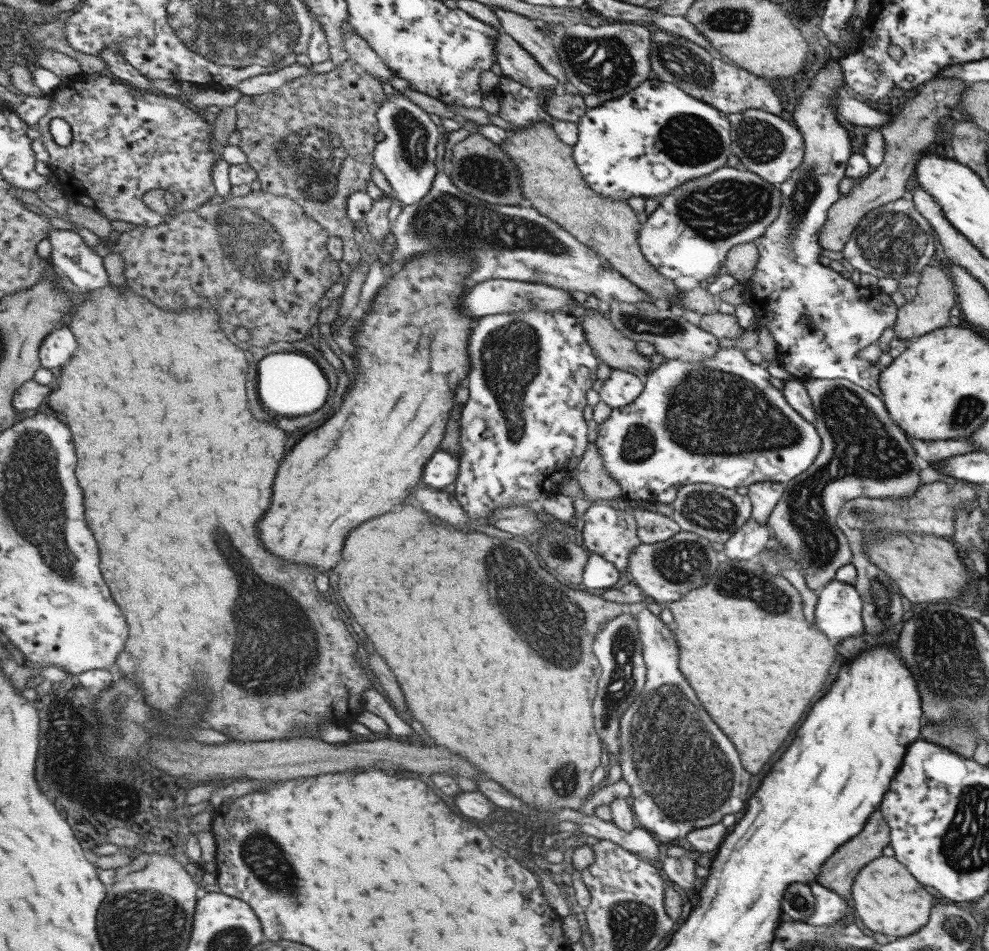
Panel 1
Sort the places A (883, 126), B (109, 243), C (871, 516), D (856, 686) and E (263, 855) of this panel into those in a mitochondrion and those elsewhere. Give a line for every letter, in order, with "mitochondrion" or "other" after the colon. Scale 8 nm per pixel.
A: other
B: other
C: mitochondrion
D: other
E: mitochondrion

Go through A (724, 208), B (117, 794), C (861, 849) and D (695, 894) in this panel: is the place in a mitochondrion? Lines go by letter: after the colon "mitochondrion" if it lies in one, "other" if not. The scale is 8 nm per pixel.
A: mitochondrion
B: mitochondrion
C: mitochondrion
D: other

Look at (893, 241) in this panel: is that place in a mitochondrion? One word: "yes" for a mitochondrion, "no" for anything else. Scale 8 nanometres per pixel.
yes

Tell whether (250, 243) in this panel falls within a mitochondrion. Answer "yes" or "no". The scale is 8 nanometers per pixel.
yes

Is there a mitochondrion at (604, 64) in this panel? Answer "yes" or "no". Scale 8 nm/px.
yes

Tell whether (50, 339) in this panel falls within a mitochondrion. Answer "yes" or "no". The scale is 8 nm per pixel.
no

